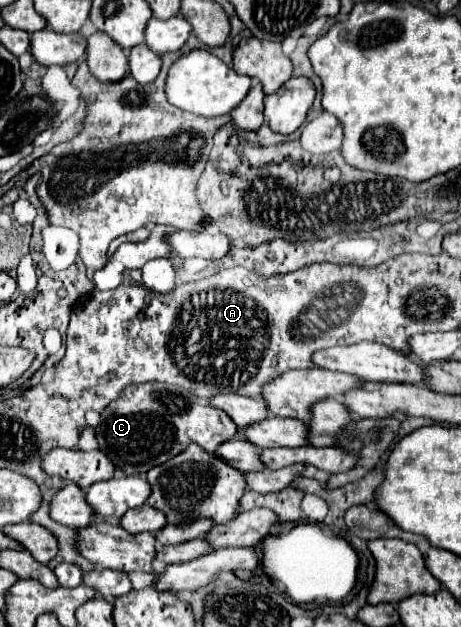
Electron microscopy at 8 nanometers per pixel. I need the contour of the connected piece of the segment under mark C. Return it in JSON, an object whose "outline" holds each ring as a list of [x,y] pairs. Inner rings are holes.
{"outline":[[[161,382],[133,384],[125,388],[125,394],[101,412],[101,420],[95,428],[99,450],[105,452],[117,468],[131,476],[143,476],[149,468],[165,464],[181,454],[187,448],[187,440],[201,444],[209,454],[213,454],[217,446],[235,438],[237,430],[237,424],[233,424],[221,408],[187,394],[187,390]]]}

